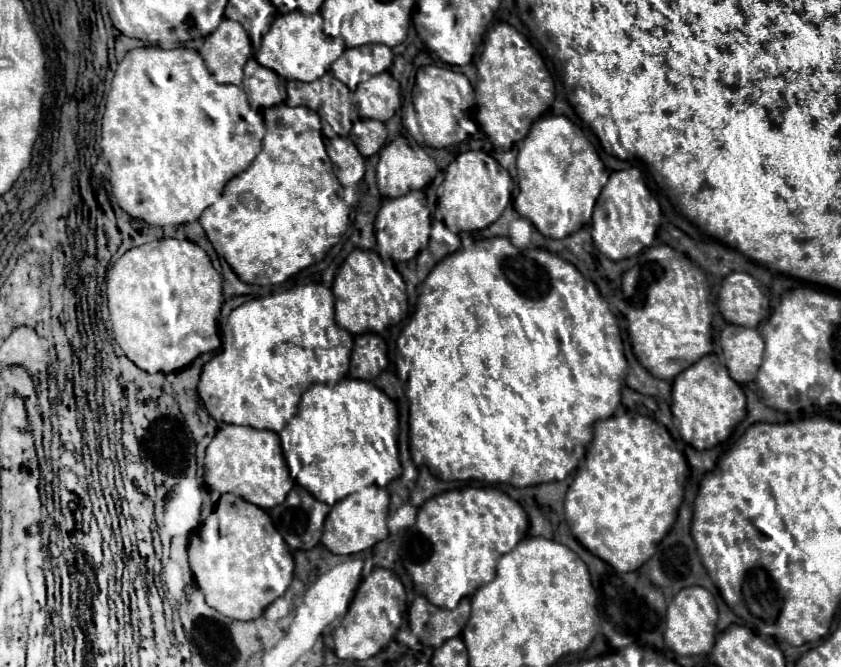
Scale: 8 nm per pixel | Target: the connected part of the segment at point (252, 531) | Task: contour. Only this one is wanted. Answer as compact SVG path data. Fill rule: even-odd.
M224 494L218 500L216 510L202 522L196 534L192 534L188 546L188 558L194 580L202 590L202 594L206 596L206 604L234 620L254 620L262 616L266 606L286 592L294 577L292 550L272 526L270 516L262 508L252 506L250 502L236 498L234 494Z

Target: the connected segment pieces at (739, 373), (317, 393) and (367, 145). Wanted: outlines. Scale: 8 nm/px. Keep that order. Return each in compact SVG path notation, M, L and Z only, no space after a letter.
M728 324L720 334L726 368L738 384L752 382L762 364L764 340L756 328Z
M344 378L334 386L310 386L298 414L280 432L290 476L330 506L364 486L386 486L400 476L396 436L396 404L374 384L356 378Z
M358 120L352 130L350 138L354 146L360 150L364 158L376 154L386 144L386 126L384 122L372 122L372 120Z

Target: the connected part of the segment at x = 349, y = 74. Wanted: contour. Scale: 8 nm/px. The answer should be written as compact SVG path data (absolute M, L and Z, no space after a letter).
M358 46L346 48L332 64L332 74L340 78L352 92L356 86L392 66L392 50L388 46Z

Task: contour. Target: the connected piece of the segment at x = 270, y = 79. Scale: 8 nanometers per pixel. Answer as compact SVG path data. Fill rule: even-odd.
M254 58L244 66L244 90L254 110L276 106L286 100L286 80L266 66L260 66Z

